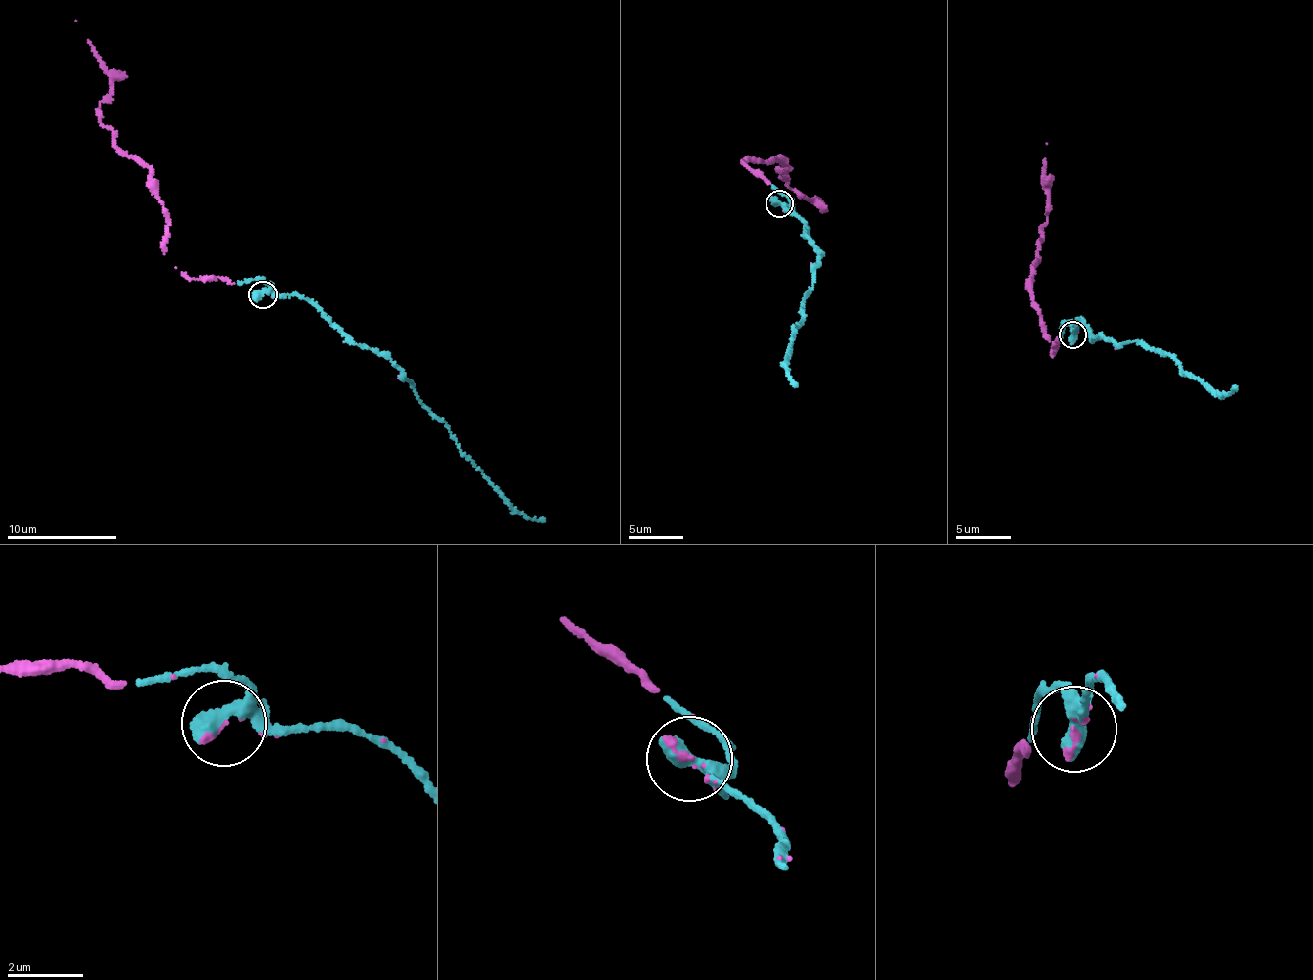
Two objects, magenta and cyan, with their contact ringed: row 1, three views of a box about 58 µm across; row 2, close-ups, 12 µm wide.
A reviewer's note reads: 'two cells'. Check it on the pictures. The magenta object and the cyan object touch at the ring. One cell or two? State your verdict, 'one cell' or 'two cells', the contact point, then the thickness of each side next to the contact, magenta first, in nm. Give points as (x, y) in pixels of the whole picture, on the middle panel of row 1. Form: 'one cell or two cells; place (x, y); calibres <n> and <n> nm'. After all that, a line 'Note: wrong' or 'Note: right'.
one cell; place (779, 203); calibres 110 and 420 nm
Note: wrong

